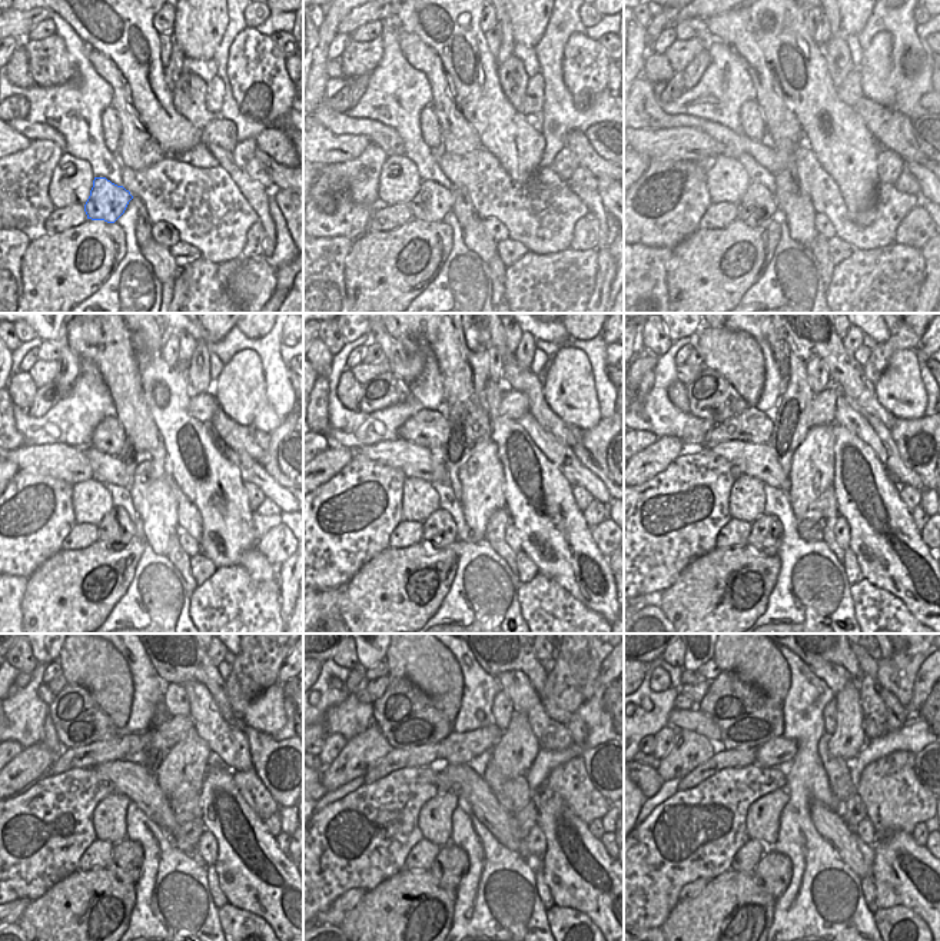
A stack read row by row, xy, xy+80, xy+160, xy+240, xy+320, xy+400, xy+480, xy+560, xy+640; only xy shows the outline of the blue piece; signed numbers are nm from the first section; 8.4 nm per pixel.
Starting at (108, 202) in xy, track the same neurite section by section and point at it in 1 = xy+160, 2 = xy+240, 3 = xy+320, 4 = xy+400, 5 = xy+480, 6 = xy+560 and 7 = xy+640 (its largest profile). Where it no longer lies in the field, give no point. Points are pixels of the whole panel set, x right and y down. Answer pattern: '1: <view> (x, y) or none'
1: xy+160 (757, 205)
2: xy+240 (116, 529)
3: xy+320 (438, 531)
4: xy+400 (766, 534)
5: xy+480 (126, 858)
6: xy+560 (449, 867)
7: xy+640 (773, 873)

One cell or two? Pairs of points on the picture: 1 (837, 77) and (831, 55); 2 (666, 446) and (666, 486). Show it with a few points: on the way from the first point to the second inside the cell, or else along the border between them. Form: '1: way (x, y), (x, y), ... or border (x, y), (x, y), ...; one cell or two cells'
1: way (837, 72), (833, 60); one cell
2: border (680, 455), (664, 469), (638, 485); two cells

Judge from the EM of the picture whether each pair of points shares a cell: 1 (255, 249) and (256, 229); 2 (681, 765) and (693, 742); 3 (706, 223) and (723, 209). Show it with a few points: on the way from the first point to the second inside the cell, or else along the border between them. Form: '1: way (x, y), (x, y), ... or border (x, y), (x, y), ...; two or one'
1: way (255, 245), (256, 233); one
2: way (681, 760), (690, 748); one
3: way (710, 220), (718, 213); one

